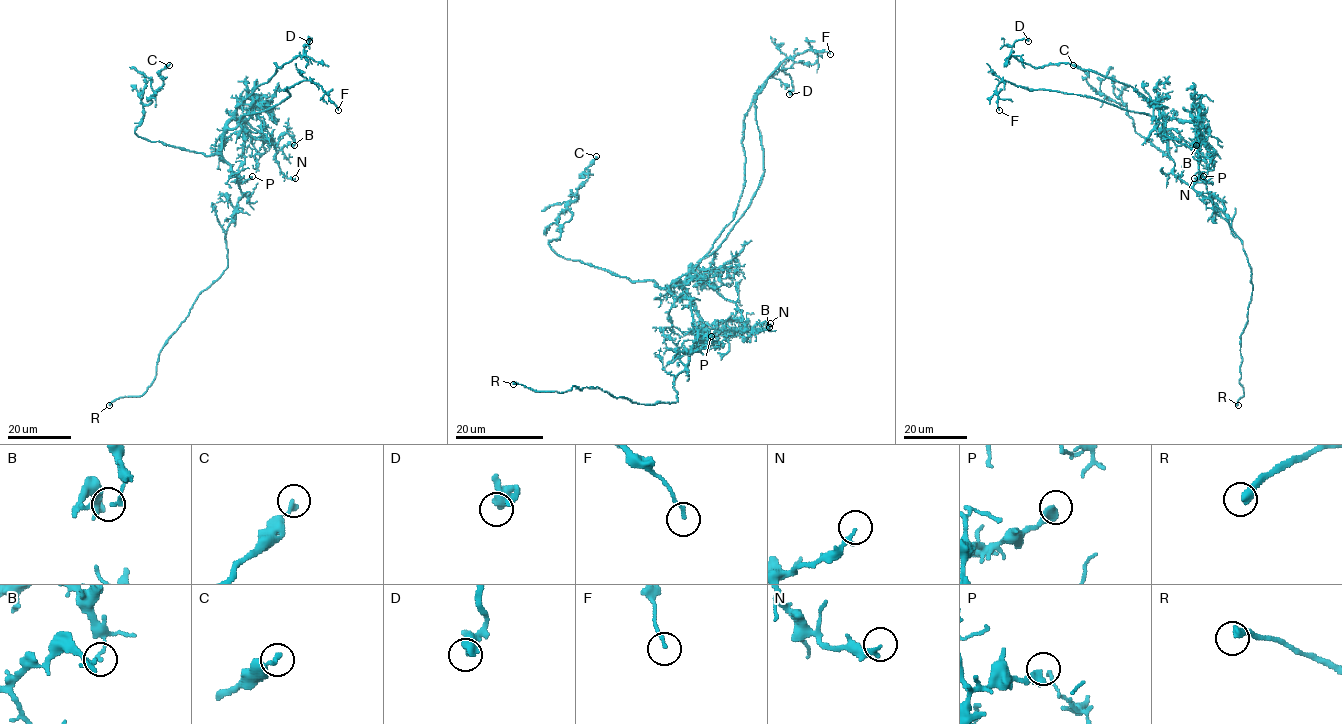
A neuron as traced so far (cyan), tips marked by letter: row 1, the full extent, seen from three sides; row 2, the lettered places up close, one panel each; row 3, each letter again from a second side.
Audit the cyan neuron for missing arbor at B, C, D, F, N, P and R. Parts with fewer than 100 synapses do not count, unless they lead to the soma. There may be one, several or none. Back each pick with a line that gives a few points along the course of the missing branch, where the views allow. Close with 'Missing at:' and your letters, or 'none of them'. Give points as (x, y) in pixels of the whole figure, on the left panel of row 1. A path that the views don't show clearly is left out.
R: course (109, 405), (90, 429)
Missing at: R

